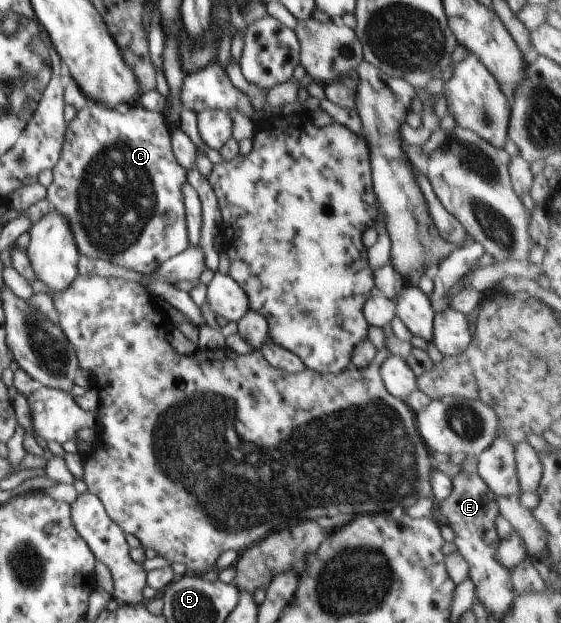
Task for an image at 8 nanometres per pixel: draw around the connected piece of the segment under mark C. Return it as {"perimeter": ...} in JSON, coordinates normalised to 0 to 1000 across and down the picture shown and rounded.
{"perimeter":[[[162,162],[150,175],[139,177],[135,188],[121,199],[107,255],[94,268],[94,292],[84,300],[84,316],[91,335],[105,339],[119,348],[128,366],[135,393],[143,409],[162,414],[189,416],[214,429],[223,429],[246,438],[267,443],[280,435],[283,425],[298,416],[324,406],[337,395],[330,329],[324,313],[324,295],[333,289],[333,274],[317,262],[305,234],[305,213],[294,204],[289,181],[258,177],[250,169],[221,177],[198,177]]]}

